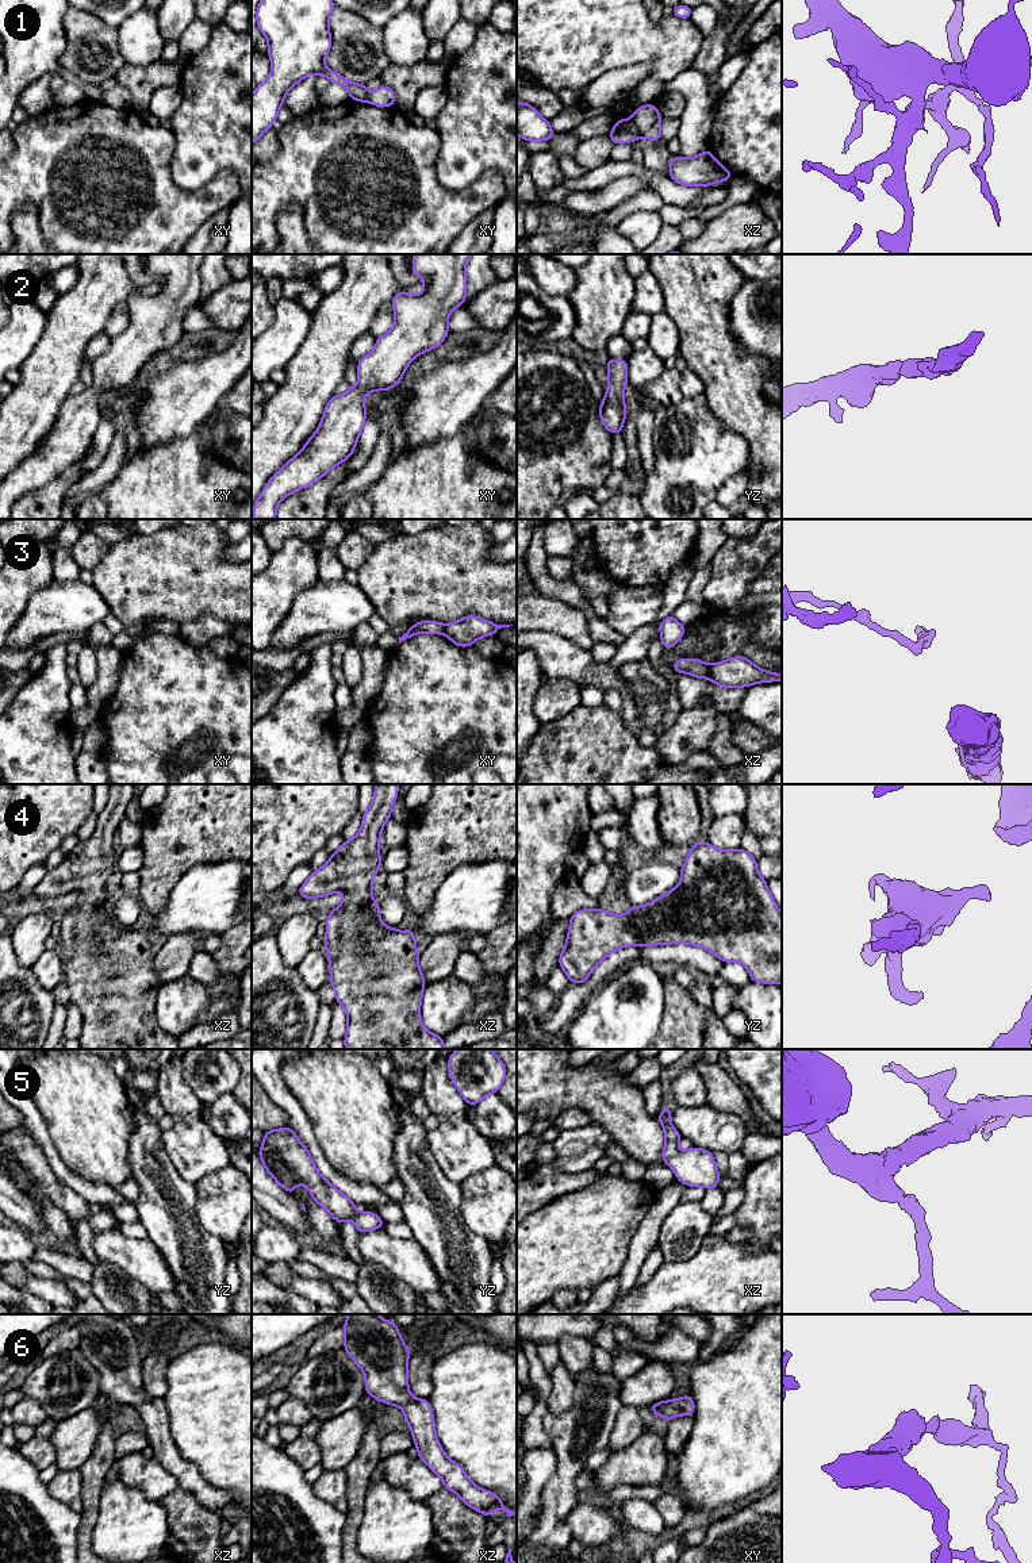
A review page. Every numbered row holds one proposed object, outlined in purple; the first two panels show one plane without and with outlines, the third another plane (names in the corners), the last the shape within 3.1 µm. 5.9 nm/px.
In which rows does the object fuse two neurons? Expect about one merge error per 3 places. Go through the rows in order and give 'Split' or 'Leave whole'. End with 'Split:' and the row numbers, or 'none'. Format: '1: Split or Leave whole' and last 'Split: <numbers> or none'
1: Split
2: Leave whole
3: Split
4: Leave whole
5: Leave whole
6: Leave whole
Split: 1, 3

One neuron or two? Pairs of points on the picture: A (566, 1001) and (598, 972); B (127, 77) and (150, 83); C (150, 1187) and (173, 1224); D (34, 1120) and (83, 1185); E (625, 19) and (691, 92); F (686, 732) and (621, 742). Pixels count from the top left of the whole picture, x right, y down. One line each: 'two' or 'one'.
A: one
B: one
C: one
D: one
E: two
F: two

